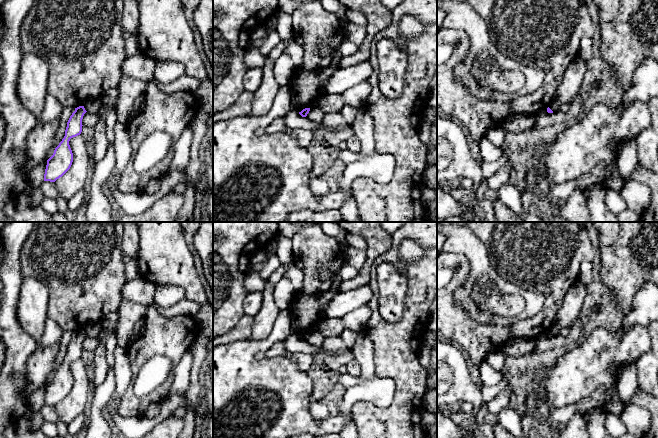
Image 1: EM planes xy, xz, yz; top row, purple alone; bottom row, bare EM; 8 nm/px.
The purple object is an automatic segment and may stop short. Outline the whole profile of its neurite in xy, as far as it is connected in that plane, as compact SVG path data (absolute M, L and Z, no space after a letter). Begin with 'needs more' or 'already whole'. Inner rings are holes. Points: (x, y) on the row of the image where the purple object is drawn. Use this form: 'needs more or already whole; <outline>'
already whole; M79 106L70 116L64 138L55 148L53 155L47 160L44 181L55 182L70 169L73 162L73 153L69 141L81 134L82 119L86 112L84 106Z

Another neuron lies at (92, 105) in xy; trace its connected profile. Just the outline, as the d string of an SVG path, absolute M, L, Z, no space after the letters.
M89 98L83 106L88 113L97 114L100 105L101 105L100 99Z

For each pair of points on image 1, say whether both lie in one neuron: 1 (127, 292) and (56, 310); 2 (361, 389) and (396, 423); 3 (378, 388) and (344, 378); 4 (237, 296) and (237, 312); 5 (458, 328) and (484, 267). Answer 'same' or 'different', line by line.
1: different
2: different
3: different
4: same
5: different

